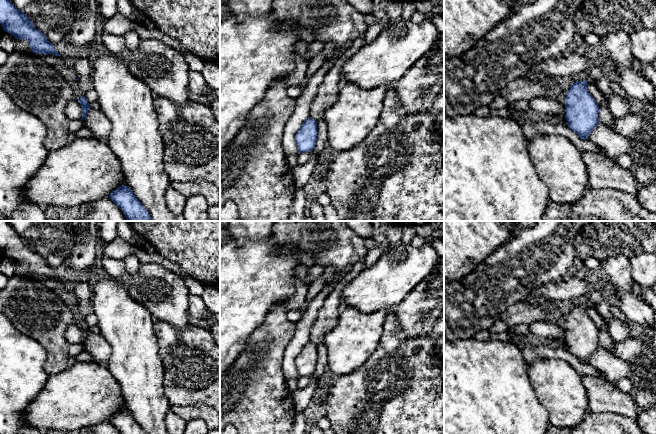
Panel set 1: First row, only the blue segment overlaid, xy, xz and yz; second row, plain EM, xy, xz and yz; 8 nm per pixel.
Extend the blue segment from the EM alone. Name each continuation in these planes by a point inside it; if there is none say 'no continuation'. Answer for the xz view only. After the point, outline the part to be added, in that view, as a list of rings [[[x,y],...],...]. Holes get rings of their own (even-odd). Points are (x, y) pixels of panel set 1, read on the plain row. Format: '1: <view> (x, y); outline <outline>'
no continuation

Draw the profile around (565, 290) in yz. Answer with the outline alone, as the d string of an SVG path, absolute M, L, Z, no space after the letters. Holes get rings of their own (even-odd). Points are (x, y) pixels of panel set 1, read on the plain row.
M572 277L558 282L548 282L533 290L529 295L523 298L521 302L567 302L577 299L580 296L588 296L592 290L601 291L603 288L610 290L613 295L616 292L616 287L606 279L598 283L588 283L586 280L579 280L576 277Z

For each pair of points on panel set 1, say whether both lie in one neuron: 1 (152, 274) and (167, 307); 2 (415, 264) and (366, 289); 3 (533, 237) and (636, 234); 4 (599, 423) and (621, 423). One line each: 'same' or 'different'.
1: same
2: same
3: different
4: same

